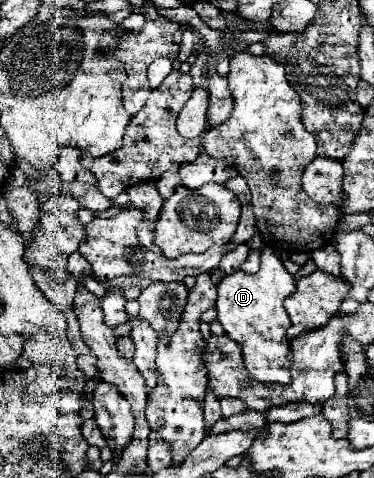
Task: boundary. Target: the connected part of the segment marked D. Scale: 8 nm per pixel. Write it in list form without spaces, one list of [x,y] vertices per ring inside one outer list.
[[[271,247],[261,249],[261,259],[261,269],[255,275],[235,271],[221,279],[217,285],[217,319],[225,333],[241,345],[243,363],[255,381],[289,385],[291,347],[285,333],[291,327],[291,321],[283,301],[295,293],[295,279],[285,271],[281,259]]]

